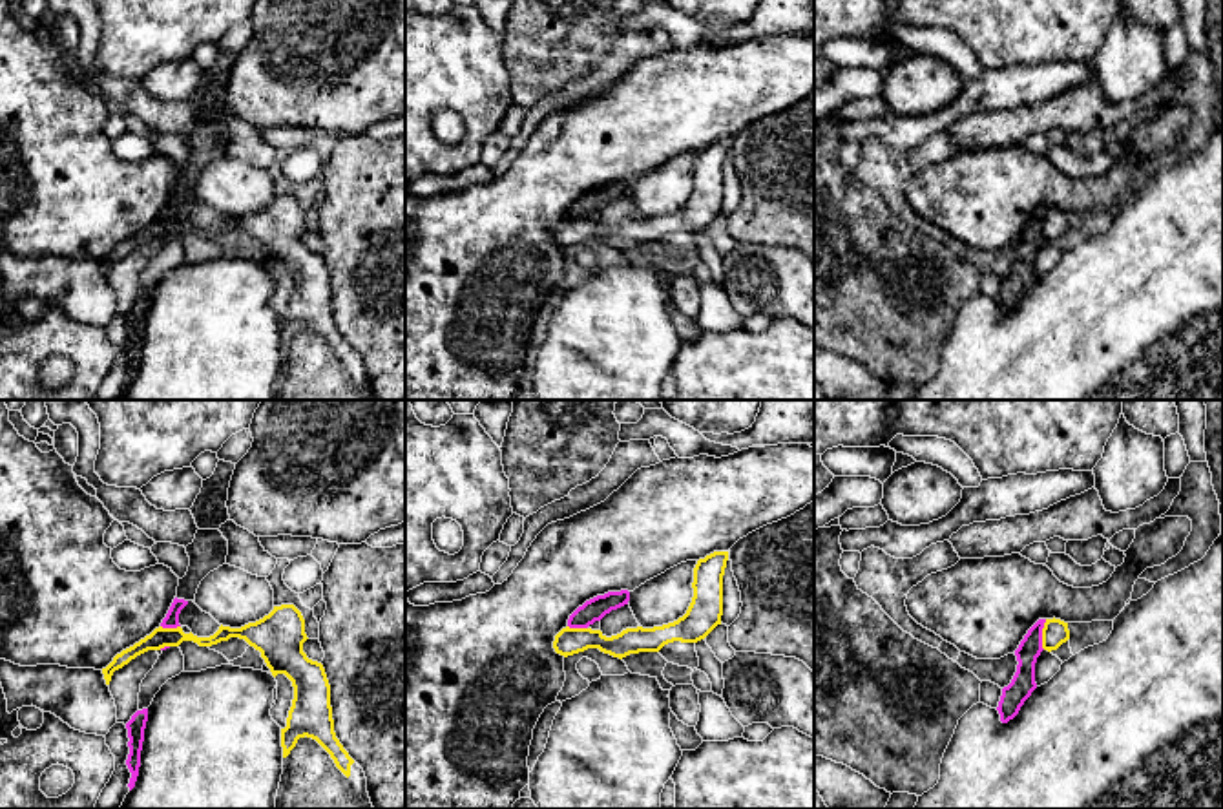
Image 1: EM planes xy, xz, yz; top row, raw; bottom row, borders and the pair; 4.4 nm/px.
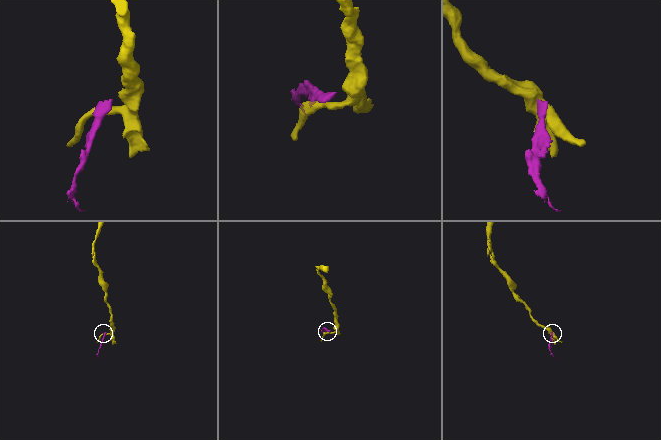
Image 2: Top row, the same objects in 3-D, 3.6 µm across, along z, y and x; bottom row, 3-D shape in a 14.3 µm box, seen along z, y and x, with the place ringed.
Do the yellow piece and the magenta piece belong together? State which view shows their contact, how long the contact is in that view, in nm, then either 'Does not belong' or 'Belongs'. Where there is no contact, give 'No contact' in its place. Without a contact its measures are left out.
Touches yellow in yz. Shared border 140 nm. Does not belong

